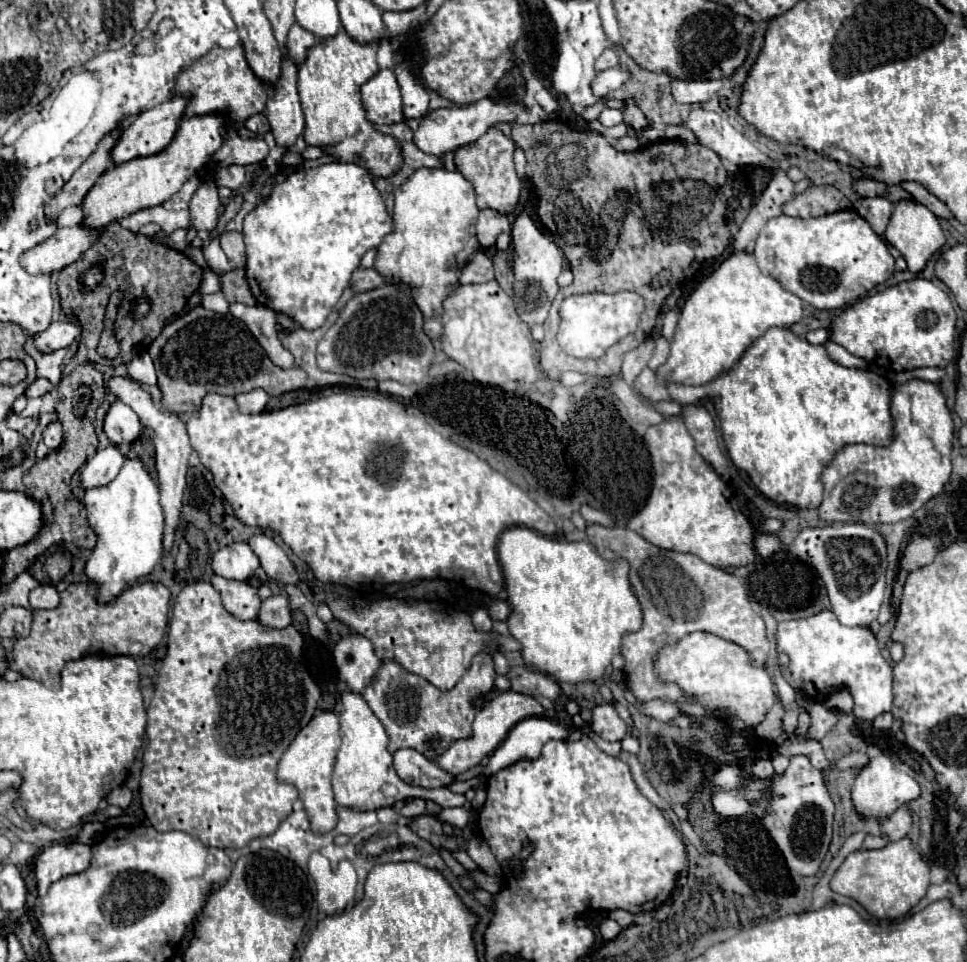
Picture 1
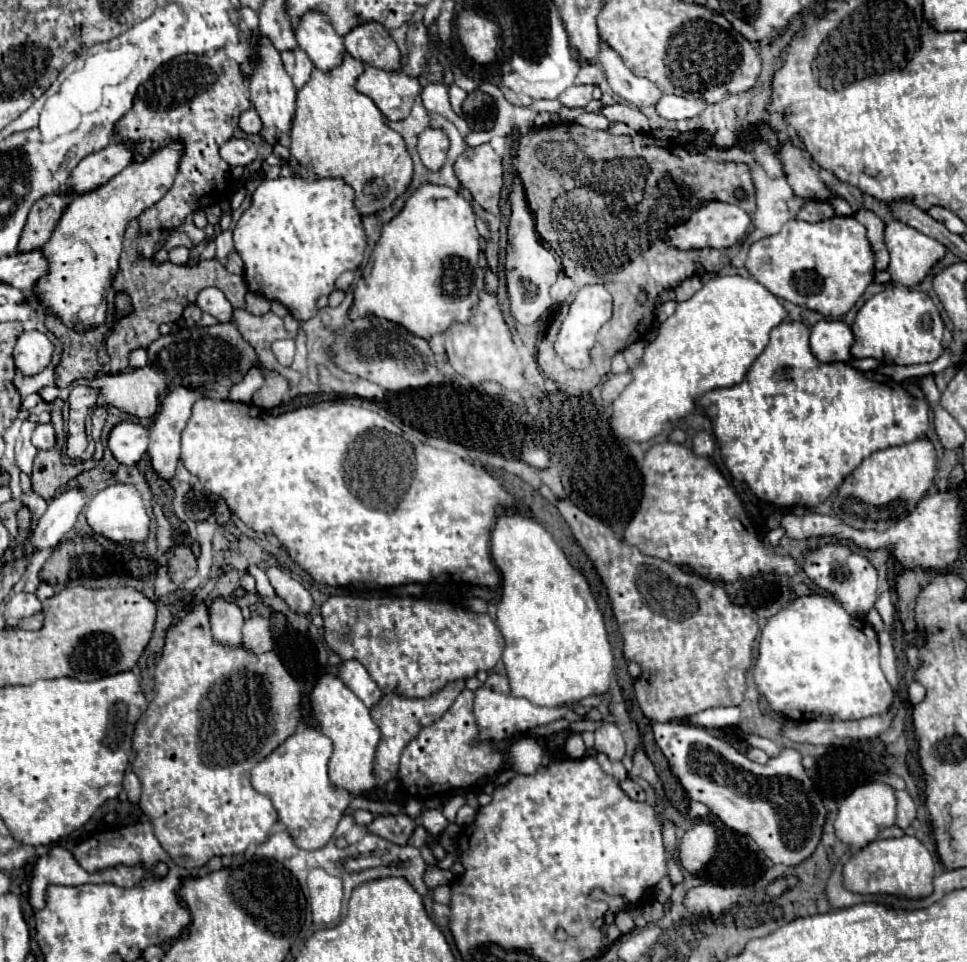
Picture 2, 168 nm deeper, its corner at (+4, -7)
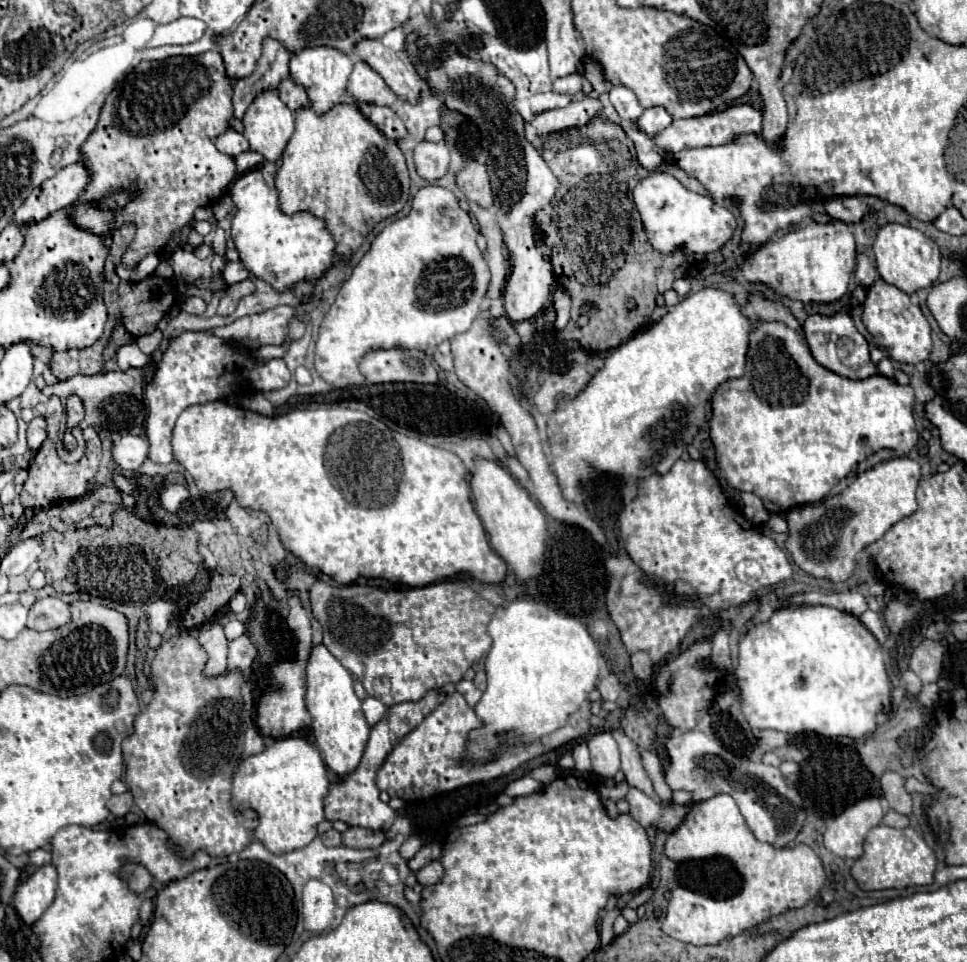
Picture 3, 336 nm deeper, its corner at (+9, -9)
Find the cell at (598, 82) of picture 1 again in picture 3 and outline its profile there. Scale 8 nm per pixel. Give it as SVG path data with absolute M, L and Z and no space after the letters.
M548 91L548 93L540 93L540 95L534 95L530 99L530 109L532 109L532 115L538 115L542 111L550 111L550 109L560 109L560 107L566 107L572 99L568 95L556 95L554 91Z

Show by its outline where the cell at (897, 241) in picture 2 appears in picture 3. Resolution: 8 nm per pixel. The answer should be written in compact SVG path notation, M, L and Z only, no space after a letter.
M898 223L884 225L878 231L872 249L874 249L876 269L878 269L880 277L886 283L896 285L898 289L902 289L908 295L912 295L918 289L930 287L938 279L940 249L938 249L938 245L930 237L926 237L924 233L920 233L920 231L912 229L912 227L898 225Z

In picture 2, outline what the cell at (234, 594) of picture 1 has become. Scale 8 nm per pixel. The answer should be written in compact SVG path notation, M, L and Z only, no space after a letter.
M215 597L209 609L209 615L211 615L211 631L217 637L217 641L229 643L229 645L241 643L243 615L235 603L225 601L223 597Z

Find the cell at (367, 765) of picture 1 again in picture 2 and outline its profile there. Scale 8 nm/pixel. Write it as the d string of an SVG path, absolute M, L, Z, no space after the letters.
M329 673L317 681L311 693L311 701L315 717L321 723L321 731L333 741L333 757L329 759L331 783L339 789L349 791L351 795L371 795L371 791L377 787L375 751L381 733L369 717L369 707L365 707L365 703L353 691L349 691L337 677Z

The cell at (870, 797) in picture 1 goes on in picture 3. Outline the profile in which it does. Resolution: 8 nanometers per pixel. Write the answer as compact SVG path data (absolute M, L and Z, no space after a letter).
M876 797L848 807L836 819L832 819L824 831L824 847L842 859L862 857L862 843L866 839L866 833L876 827L882 817L884 807Z

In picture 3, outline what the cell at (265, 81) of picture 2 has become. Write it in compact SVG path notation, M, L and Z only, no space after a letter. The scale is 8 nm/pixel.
M264 91L248 107L242 123L250 149L276 163L292 137L294 113L280 101L278 91Z

